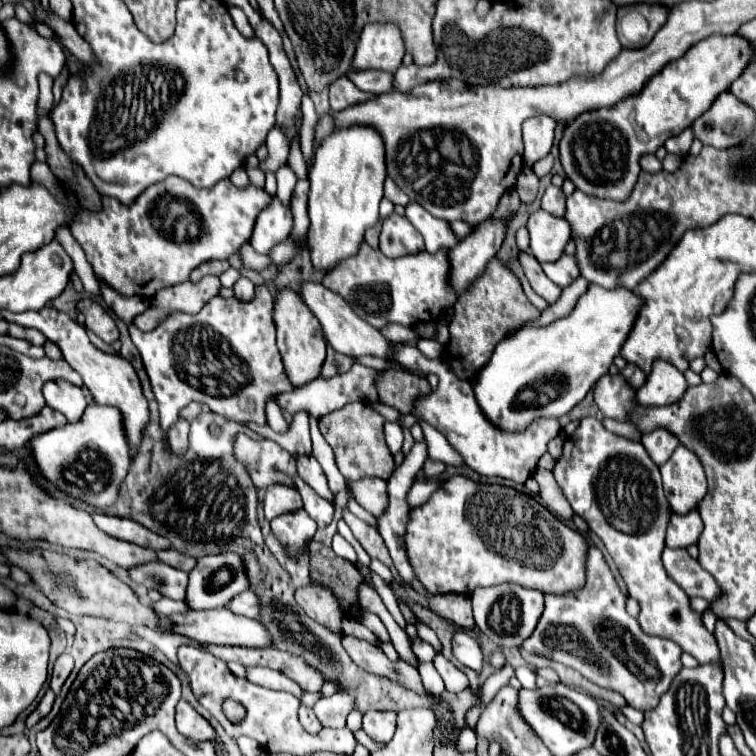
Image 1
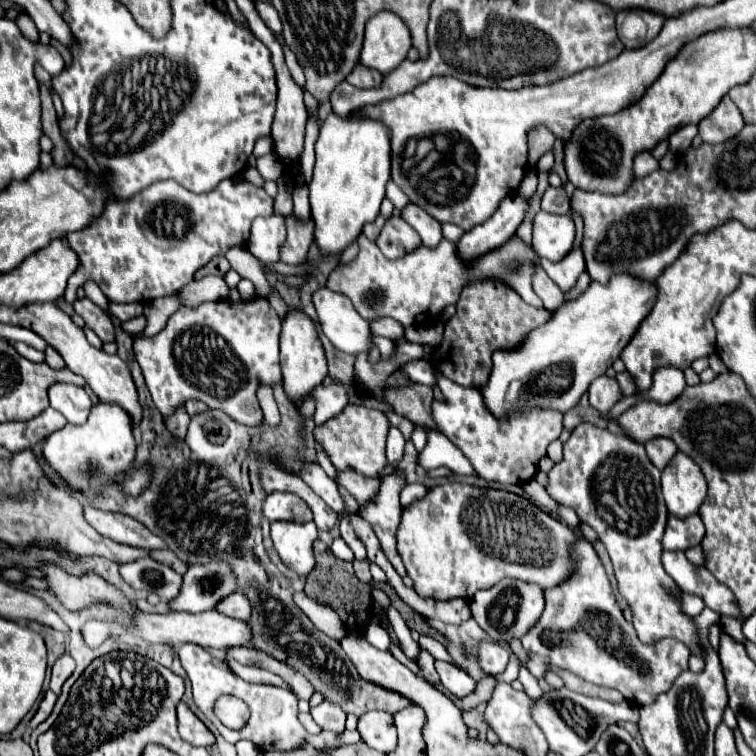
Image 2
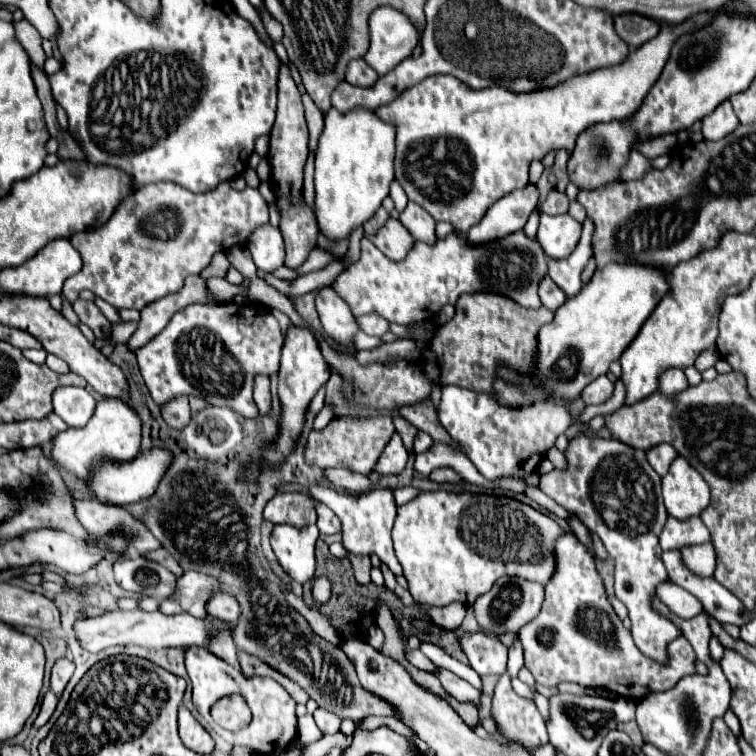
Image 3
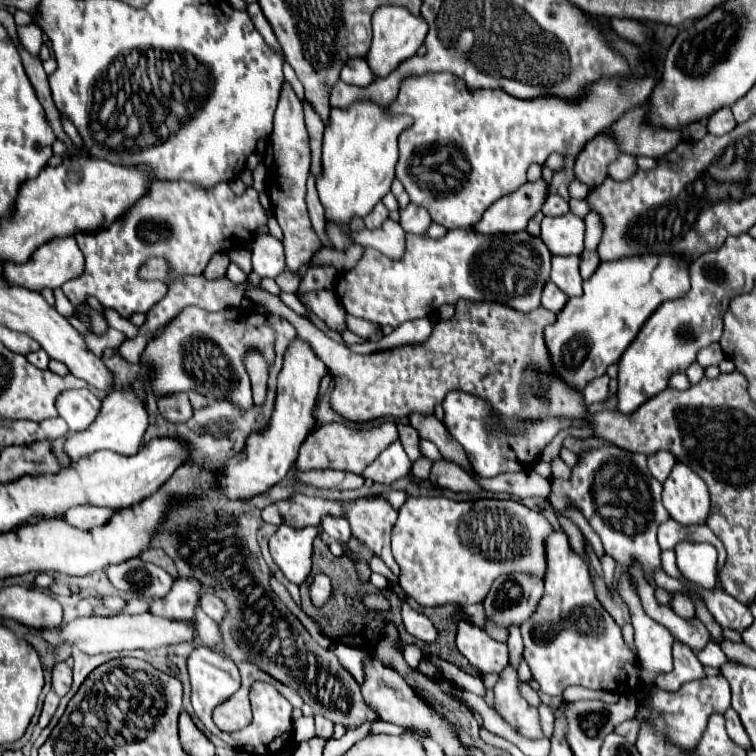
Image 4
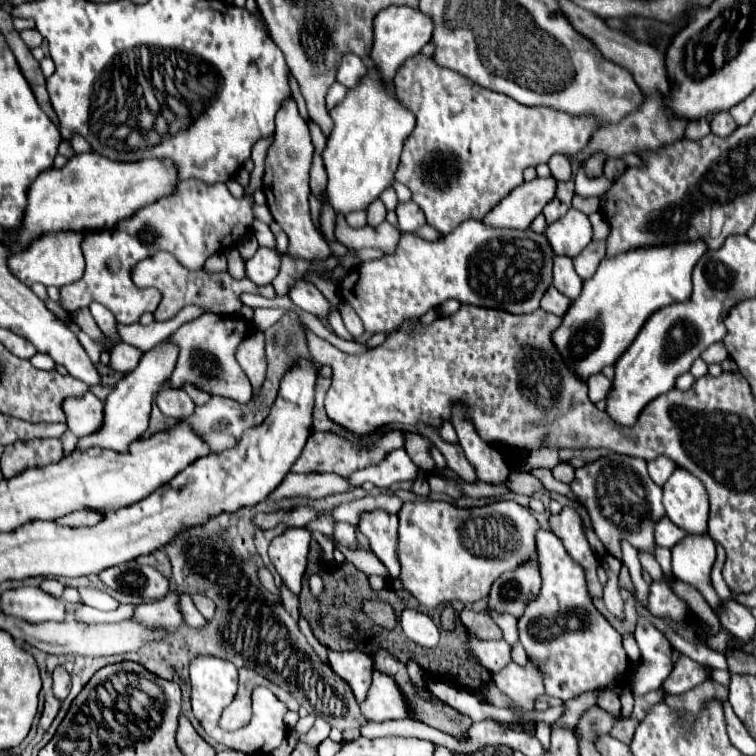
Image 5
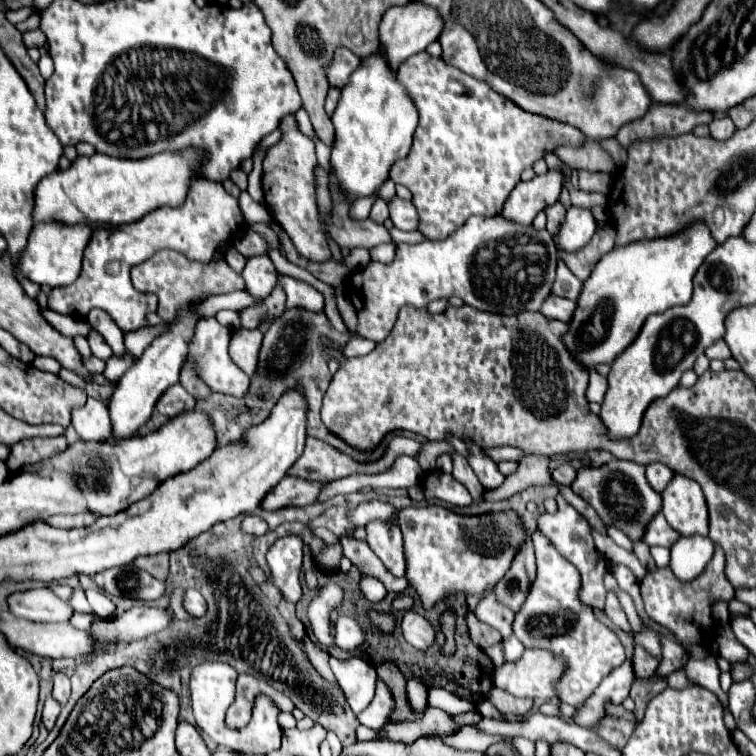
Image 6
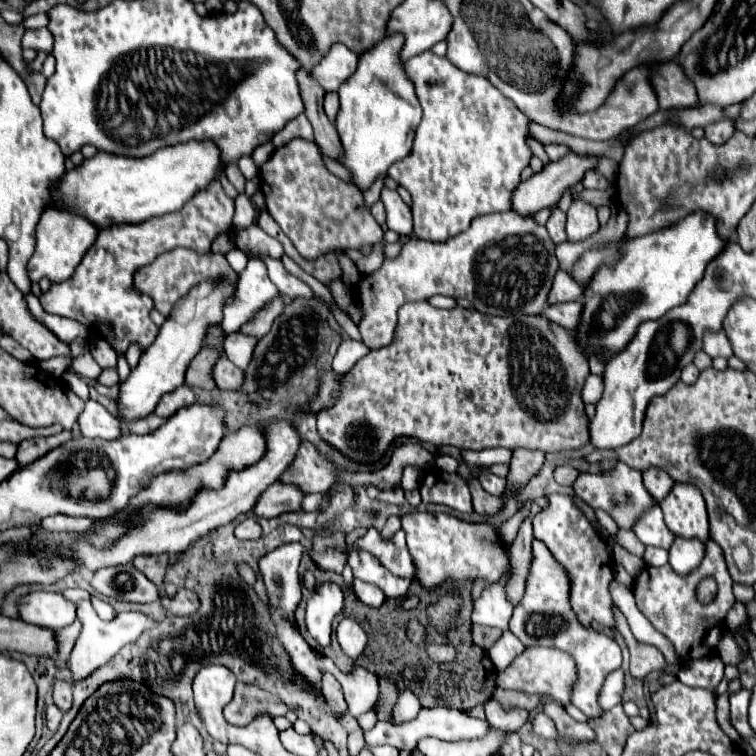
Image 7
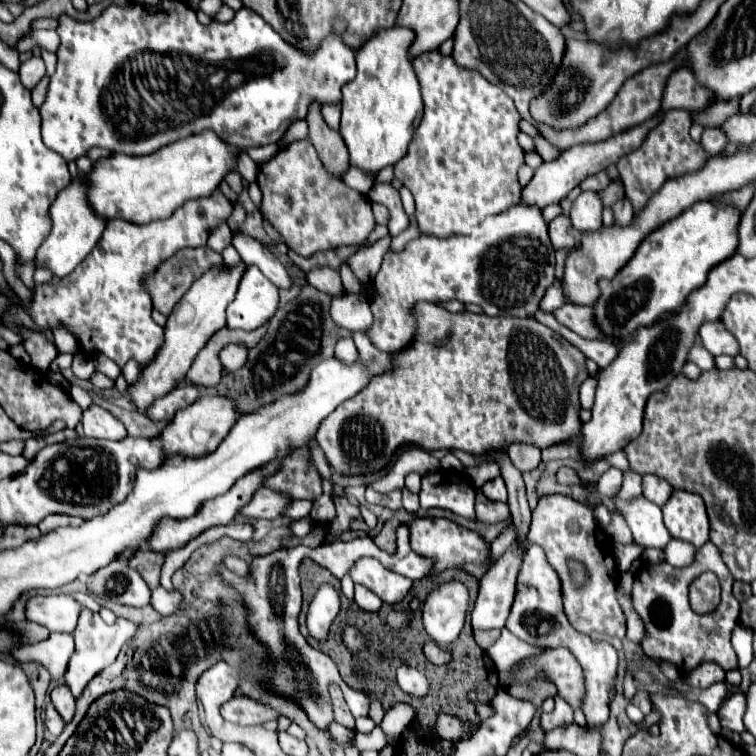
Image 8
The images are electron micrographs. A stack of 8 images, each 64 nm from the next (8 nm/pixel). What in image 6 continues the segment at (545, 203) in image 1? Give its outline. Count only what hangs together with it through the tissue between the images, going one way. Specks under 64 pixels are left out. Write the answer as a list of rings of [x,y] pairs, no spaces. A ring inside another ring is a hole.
[[[556,202],[556,204],[552,204],[552,206],[548,206],[546,210],[546,216],[548,216],[548,232],[550,234],[556,234],[556,226],[564,220],[564,216],[566,216],[566,208],[560,204],[560,202]]]

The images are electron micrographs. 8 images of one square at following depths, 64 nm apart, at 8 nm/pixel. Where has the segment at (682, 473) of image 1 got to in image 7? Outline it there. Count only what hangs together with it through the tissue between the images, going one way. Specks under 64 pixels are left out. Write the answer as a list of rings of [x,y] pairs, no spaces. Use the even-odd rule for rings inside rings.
[[[676,482],[660,502],[666,526],[680,538],[700,538],[708,542],[708,514],[702,492],[684,482]]]

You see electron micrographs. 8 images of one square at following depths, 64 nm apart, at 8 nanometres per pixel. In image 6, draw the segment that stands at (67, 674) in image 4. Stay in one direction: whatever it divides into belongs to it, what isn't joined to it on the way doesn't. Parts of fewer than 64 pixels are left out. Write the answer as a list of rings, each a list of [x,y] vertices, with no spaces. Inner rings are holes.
[[[56,672],[54,674],[54,690],[52,690],[52,696],[60,704],[66,704],[68,702],[68,696],[70,696],[70,678],[64,672]]]

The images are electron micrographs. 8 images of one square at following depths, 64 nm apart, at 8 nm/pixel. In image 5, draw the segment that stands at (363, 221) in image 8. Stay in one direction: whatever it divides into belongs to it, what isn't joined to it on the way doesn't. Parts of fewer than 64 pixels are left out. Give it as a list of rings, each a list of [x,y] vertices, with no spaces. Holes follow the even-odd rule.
[[[288,96],[276,114],[274,142],[266,154],[266,174],[264,174],[266,198],[268,198],[268,206],[270,206],[274,220],[288,234],[286,254],[290,258],[302,258],[302,260],[324,260],[333,254],[327,242],[324,242],[322,236],[316,232],[316,228],[310,220],[310,212],[308,212],[308,194],[310,194],[308,170],[312,164],[312,150],[314,150],[314,146],[310,142],[308,126],[298,112],[296,100],[292,96]],[[338,216],[336,220],[336,240],[346,248],[376,248],[384,254],[394,254],[400,234],[400,228],[390,222],[380,224],[380,228],[350,228],[344,216]]]

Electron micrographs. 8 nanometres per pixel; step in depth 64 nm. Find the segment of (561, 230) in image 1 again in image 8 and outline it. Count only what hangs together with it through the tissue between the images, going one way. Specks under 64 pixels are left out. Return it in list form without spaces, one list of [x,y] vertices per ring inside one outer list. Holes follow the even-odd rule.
[[[582,192],[570,210],[570,230],[574,234],[594,232],[602,228],[602,202],[596,192]]]

